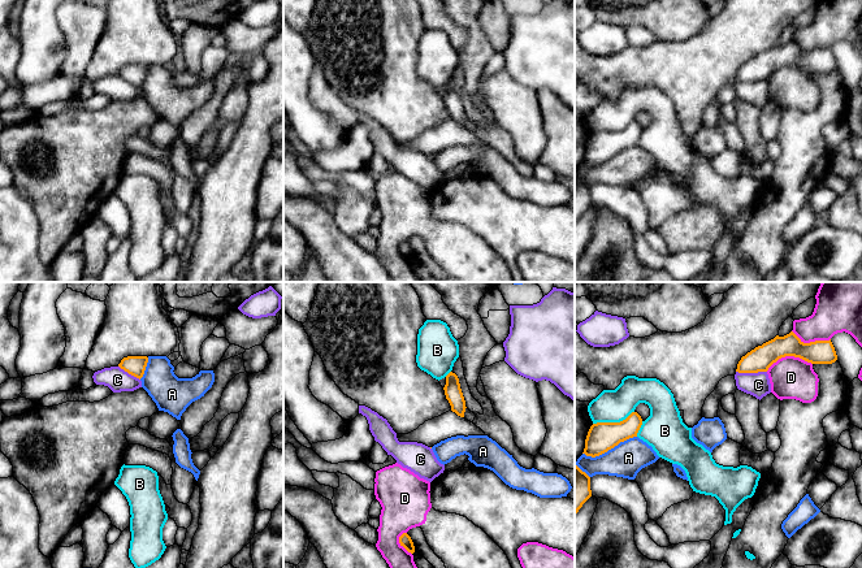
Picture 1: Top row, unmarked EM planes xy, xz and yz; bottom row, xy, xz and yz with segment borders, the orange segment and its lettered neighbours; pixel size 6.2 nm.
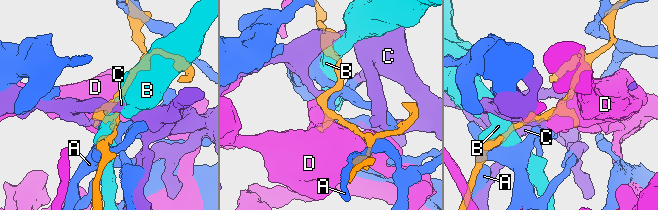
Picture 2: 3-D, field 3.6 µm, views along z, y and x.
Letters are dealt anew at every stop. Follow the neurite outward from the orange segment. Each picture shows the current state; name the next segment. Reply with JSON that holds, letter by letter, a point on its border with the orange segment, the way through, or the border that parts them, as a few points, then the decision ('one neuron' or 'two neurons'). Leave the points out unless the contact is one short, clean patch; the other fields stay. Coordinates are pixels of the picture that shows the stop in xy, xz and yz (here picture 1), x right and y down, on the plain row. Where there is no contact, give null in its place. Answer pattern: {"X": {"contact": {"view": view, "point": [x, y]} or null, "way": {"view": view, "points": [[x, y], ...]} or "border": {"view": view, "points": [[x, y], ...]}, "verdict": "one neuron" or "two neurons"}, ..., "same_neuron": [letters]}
{"A": {"contact": {"view": "yz", "point": [609, 157]}, "verdict": "two neurons"}, "B": {"contact": {"view": "yz", "point": [613, 131]}, "verdict": "two neurons"}, "C": {"contact": {"view": "yz", "point": [752, 81]}, "border": {"view": "yz", "points": [[736, 79], [766, 81]]}, "verdict": "two neurons"}, "D": {"contact": {"view": "yz", "point": [788, 64]}, "verdict": "two neurons"}, "same_neuron": []}

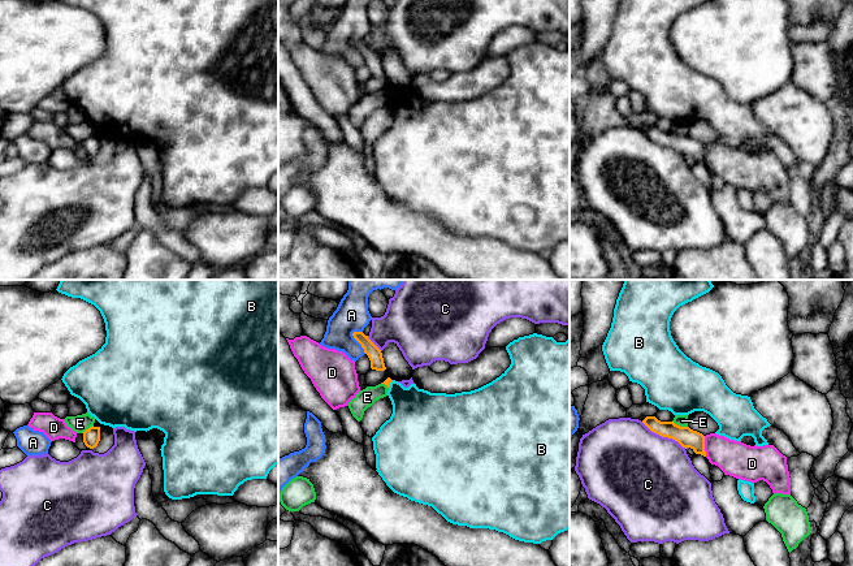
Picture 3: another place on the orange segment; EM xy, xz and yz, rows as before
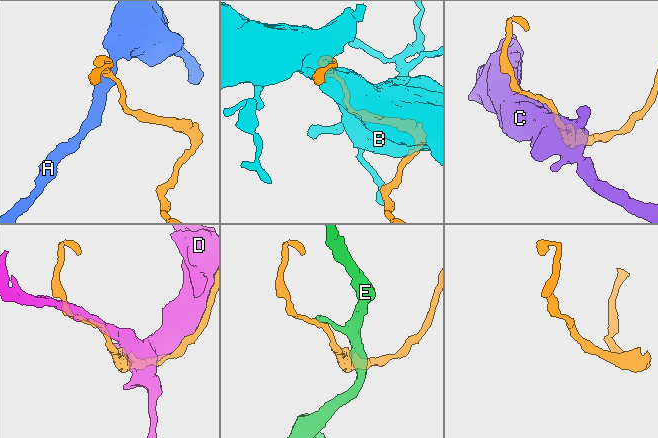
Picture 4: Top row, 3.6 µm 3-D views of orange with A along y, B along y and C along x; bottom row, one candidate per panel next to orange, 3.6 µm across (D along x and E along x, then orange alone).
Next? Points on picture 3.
{"A": {"contact": {"view": "xz", "point": [358, 50]}, "border": {"view": "xz", "points": [[354, 39], [353, 44], [366, 61]]}, "verdict": "two neurons"}, "B": {"contact": {"view": "xz", "point": [389, 93]}, "verdict": "two neurons"}, "C": {"contact": {"view": "yz", "point": [663, 145]}, "verdict": "two neurons"}, "D": {"contact": {"view": "yz", "point": [704, 155]}, "verdict": "two neurons"}, "E": {"contact": {"view": "yz", "point": [679, 134]}, "border": {"view": "yz", "points": [[672, 129], [687, 135]]}, "verdict": "two neurons"}, "same_neuron": []}

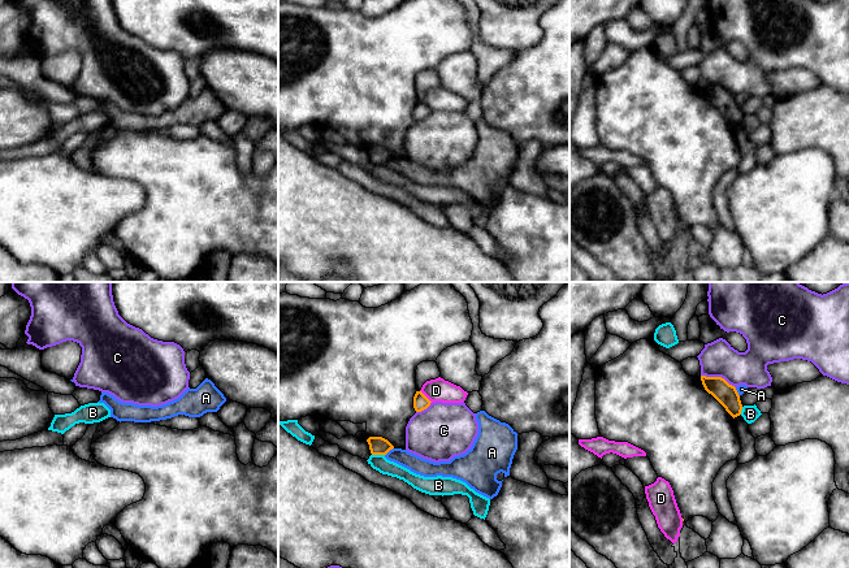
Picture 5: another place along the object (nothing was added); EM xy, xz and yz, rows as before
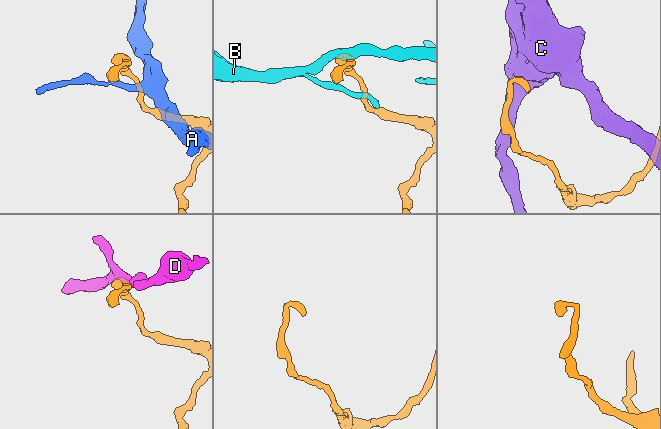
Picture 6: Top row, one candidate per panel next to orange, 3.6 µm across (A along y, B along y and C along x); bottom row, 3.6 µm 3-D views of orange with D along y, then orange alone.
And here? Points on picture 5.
{"A": {"contact": {"view": "xz", "point": [389, 159]}, "verdict": "two neurons"}, "B": {"contact": {"view": "xz", "point": [378, 163]}, "border": {"view": "xz", "points": [[372, 163], [384, 164]]}, "verdict": "two neurons"}, "C": {"contact": {"view": "yz", "point": [718, 86]}, "verdict": "two neurons"}, "D": {"contact": {"view": "xz", "point": [425, 105]}, "verdict": "two neurons"}, "same_neuron": []}

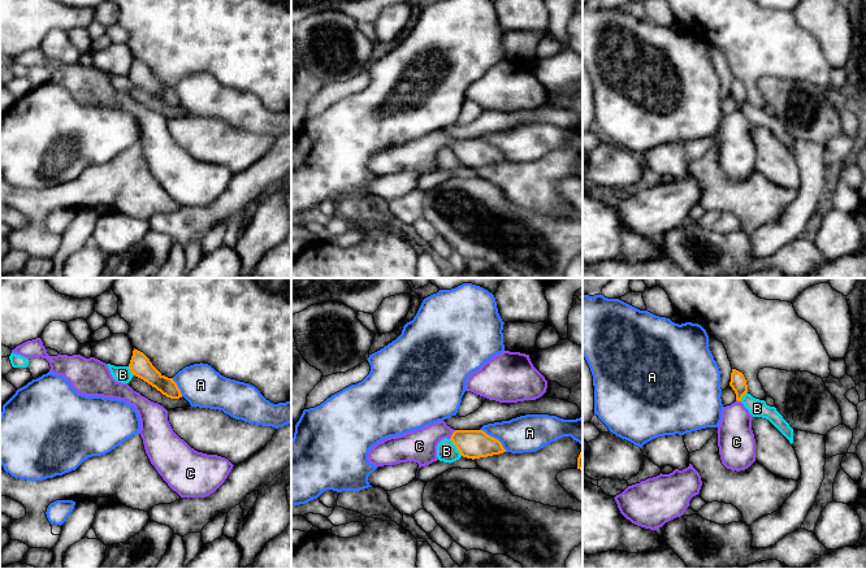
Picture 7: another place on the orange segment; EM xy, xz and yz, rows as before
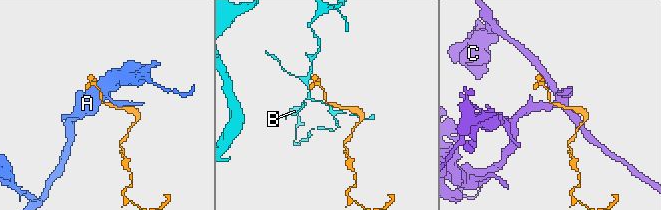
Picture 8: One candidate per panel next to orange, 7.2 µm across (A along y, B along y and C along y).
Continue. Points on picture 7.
{"A": {"contact": {"view": "xz", "point": [494, 147]}, "verdict": "two neurons"}, "B": {"contact": {"view": "xz", "point": [455, 155]}, "verdict": "two neurons"}, "C": {"contact": {"view": "xz", "point": [453, 143]}, "border": {"view": "xz", "points": [[455, 139], [449, 147]]}, "verdict": "two neurons"}, "same_neuron": []}

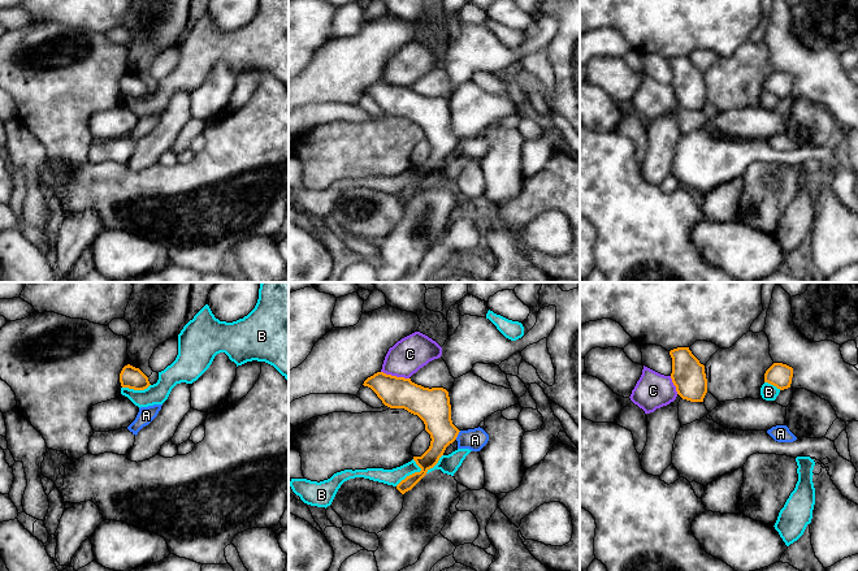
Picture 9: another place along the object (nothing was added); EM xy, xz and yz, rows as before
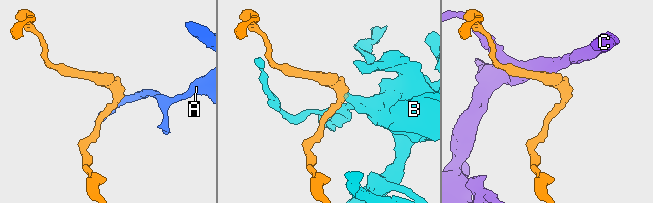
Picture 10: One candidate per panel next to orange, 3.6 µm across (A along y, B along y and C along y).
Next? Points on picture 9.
{"A": {"contact": {"view": "xz", "point": [458, 142]}, "border": {"view": "xz", "points": [[460, 139], [455, 147]]}, "verdict": "two neurons"}, "B": {"contact": {"view": "xz", "point": [412, 182]}, "border": {"view": "xz", "points": [[414, 168], [420, 178], [407, 184], [395, 194]]}, "verdict": "two neurons"}, "C": {"contact": {"view": "xz", "point": [395, 85]}, "border": {"view": "xz", "points": [[381, 79], [408, 87]]}, "verdict": "two neurons"}, "same_neuron": []}

